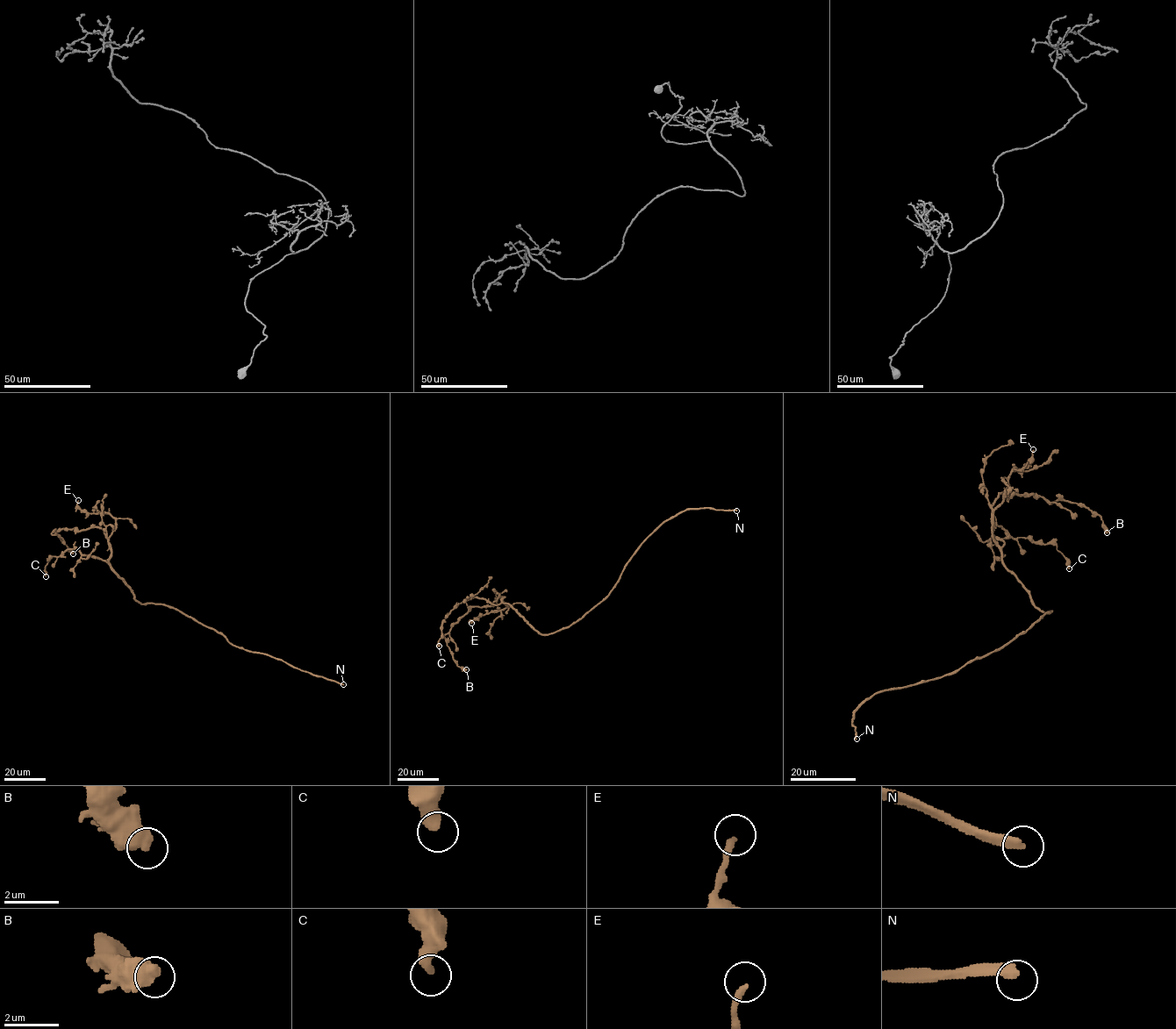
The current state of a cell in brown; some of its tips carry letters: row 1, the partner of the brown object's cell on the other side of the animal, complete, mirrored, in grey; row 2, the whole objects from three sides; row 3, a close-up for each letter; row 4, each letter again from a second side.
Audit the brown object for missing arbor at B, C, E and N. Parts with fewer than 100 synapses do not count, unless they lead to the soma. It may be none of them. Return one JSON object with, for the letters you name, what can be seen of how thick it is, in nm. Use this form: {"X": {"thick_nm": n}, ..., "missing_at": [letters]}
{"N": {"thick_nm": 280}, "missing_at": ["N"]}

